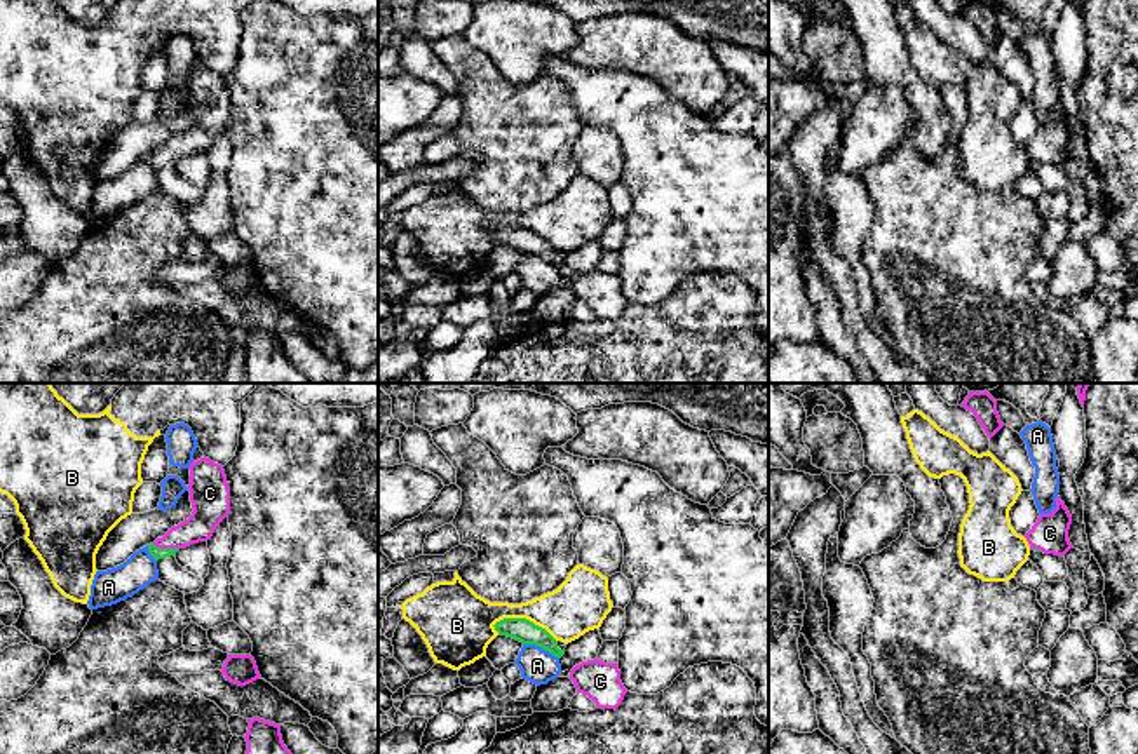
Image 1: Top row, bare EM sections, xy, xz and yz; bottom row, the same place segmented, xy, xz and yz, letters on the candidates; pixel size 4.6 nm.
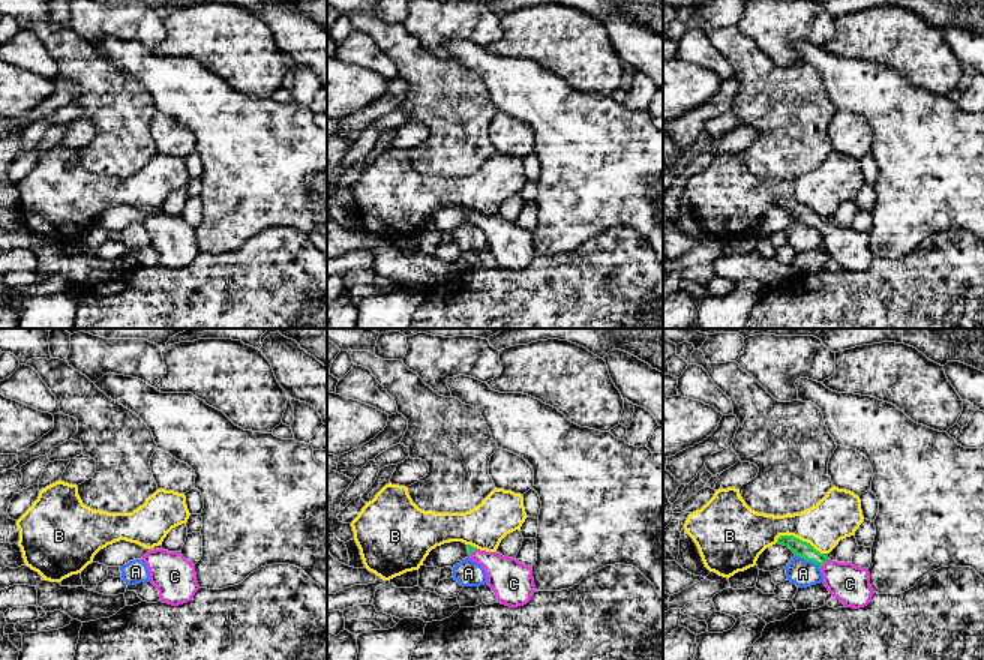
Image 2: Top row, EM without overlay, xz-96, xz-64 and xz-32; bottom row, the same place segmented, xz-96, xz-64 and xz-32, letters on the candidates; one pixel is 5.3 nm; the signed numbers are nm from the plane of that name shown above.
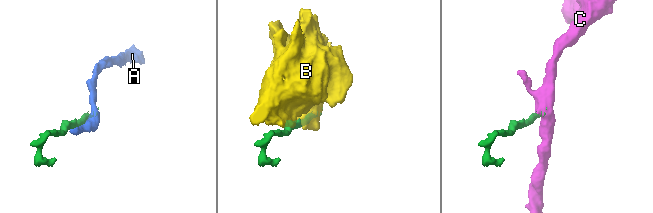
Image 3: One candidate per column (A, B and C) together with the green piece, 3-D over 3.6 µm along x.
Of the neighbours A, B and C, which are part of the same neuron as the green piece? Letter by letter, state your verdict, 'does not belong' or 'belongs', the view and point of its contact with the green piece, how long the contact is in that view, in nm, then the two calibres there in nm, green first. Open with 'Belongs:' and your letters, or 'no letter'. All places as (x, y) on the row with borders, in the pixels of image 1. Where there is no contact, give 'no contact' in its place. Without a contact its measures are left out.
Belongs: C
A: does not belong | xz (541, 646) | 180 nm | 110/160 nm
B: does not belong | xz (523, 619) | 300 nm | 110/240 nm
C: belongs | xy (166, 549) | 130 nm | 60/140 nm

